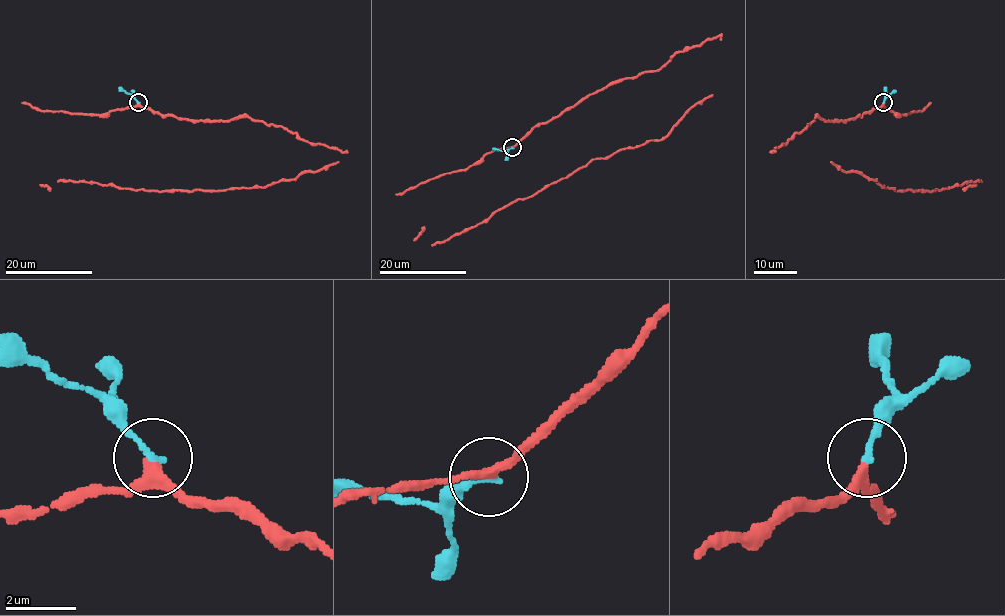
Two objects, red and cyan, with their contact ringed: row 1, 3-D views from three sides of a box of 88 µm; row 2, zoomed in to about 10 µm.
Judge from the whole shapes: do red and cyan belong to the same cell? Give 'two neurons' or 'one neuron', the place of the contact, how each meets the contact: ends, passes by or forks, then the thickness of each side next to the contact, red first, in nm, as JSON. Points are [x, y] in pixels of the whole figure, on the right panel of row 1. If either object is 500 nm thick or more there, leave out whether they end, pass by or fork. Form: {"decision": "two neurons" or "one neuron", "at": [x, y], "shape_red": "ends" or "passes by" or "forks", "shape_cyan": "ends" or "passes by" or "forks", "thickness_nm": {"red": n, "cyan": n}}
{"decision": "two neurons", "at": [883, 102], "shape_red": "passes by", "shape_cyan": "ends", "thickness_nm": {"red": 280, "cyan": 200}}

